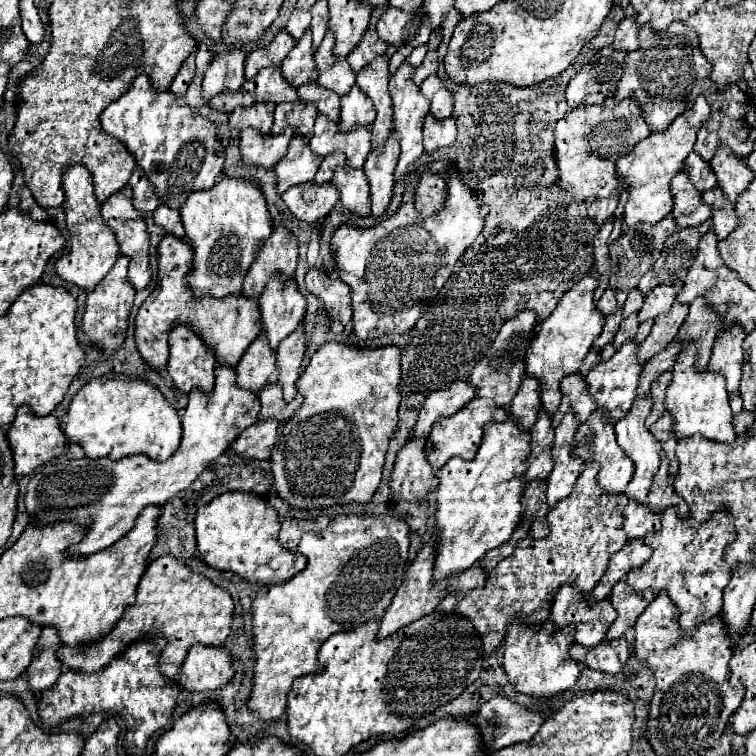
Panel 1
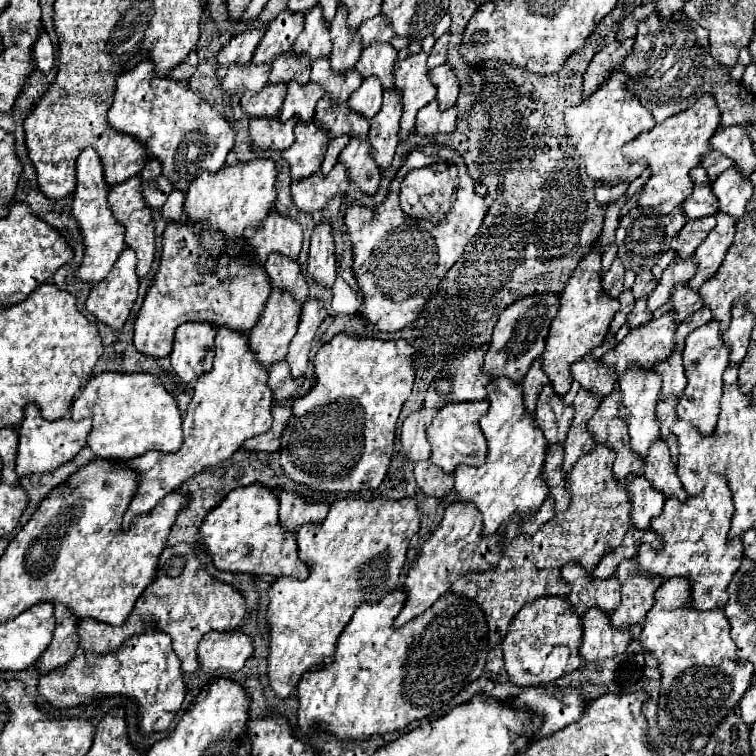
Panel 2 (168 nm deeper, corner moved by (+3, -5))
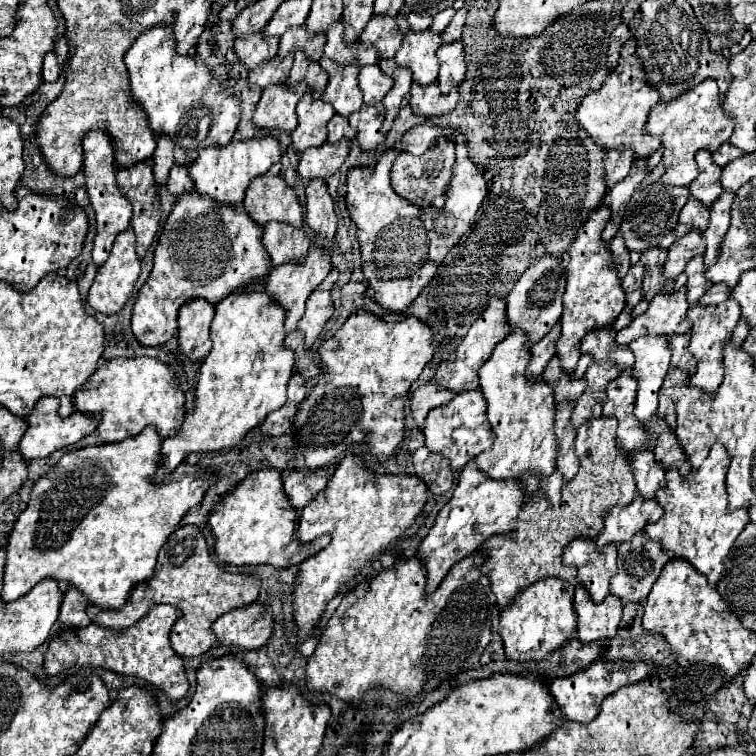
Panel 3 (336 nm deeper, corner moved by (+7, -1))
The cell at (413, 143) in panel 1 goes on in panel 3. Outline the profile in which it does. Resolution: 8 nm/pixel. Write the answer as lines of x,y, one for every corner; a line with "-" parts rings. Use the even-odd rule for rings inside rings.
411,27
403,35
401,49
395,55
397,65
405,65
413,71
413,79
421,85
431,85
437,79
437,49
441,45
441,35
425,29
425,31
413,31

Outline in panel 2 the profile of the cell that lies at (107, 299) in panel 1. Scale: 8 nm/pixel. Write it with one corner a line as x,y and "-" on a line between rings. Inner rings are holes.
125,249
109,275
93,285
87,297
87,311
113,331
121,331
137,299
139,279
135,275
135,253

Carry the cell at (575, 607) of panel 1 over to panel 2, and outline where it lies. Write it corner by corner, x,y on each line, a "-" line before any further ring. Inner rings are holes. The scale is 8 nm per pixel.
567,563
561,569
561,577
565,583
571,585
571,593
567,601
573,605
573,609
580,617
589,607
597,607
603,613
611,615
613,609
617,609
617,605
621,603
619,581
615,577
593,579
589,573
585,573
575,563

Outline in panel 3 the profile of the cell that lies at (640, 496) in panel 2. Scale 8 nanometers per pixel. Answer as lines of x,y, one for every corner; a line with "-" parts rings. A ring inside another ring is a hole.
653,451
631,453
631,467
635,471
637,491
641,497
653,497
655,491
663,485
665,469
661,469
653,457

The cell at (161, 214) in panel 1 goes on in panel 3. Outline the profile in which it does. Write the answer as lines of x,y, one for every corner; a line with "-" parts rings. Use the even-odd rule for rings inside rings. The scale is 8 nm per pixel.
175,165
169,173
169,181
167,181
167,187
173,195
181,195
185,191
191,191
193,189
193,179
189,177
187,173
187,167
181,167
181,165

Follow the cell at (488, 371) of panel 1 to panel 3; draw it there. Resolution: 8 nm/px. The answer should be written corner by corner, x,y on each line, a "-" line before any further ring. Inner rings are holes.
545,255
521,275
513,291
507,295
507,317
509,317
511,329
521,327
529,337
529,345
537,343
559,321
561,309
563,309
561,299
565,291
565,281
567,277
565,277
563,261
553,255

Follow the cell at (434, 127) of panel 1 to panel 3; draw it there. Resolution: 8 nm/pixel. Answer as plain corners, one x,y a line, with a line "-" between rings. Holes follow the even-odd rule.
411,85
411,107
415,115
421,117
441,117
445,113
451,113
457,105
457,97
459,91
457,87
453,87
447,95
443,95
439,91
439,87
427,85
425,89
421,89
421,85

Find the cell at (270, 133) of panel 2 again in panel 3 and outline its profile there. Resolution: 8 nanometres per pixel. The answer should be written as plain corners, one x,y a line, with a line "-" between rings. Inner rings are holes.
287,81
269,85
261,95
261,101
257,103
257,109
253,113
253,123
263,129
277,129
291,133
297,127
295,107
305,89
307,89
305,81
293,87

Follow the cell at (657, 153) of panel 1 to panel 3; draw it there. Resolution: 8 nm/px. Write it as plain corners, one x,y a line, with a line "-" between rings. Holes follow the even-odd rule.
705,79
697,87
685,91
681,97
673,101
659,101
649,115
647,121
647,131
655,137
661,139
661,145
665,149
663,153
663,165
665,165
665,175
661,177
663,183
667,185
677,185
677,187
687,187
699,173
697,163
695,163
695,153
699,149
709,149
715,151
721,147
733,133
735,121
723,111
723,105
719,101
719,87
715,79

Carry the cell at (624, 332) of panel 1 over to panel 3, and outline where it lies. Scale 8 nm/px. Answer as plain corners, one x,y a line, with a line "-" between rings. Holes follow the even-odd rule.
653,267
651,271
645,273
645,277
643,277
643,299
651,301
655,297
655,293
659,293
661,289
667,289
665,285
669,281
665,281
665,277
661,277
661,269
663,267

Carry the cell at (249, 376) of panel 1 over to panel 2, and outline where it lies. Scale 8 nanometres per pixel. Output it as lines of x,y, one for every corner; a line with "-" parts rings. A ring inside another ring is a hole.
271,291
259,323
249,333
249,347
265,369
285,359
287,347
297,331
299,313
301,305
289,293

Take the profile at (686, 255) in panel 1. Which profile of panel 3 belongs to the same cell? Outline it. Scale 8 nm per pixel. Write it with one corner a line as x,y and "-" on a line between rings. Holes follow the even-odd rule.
689,197
687,205
683,207
683,211
679,215
679,223
687,223
689,227
705,231
709,225
709,209
705,205
701,205
699,201
693,201
693,197

